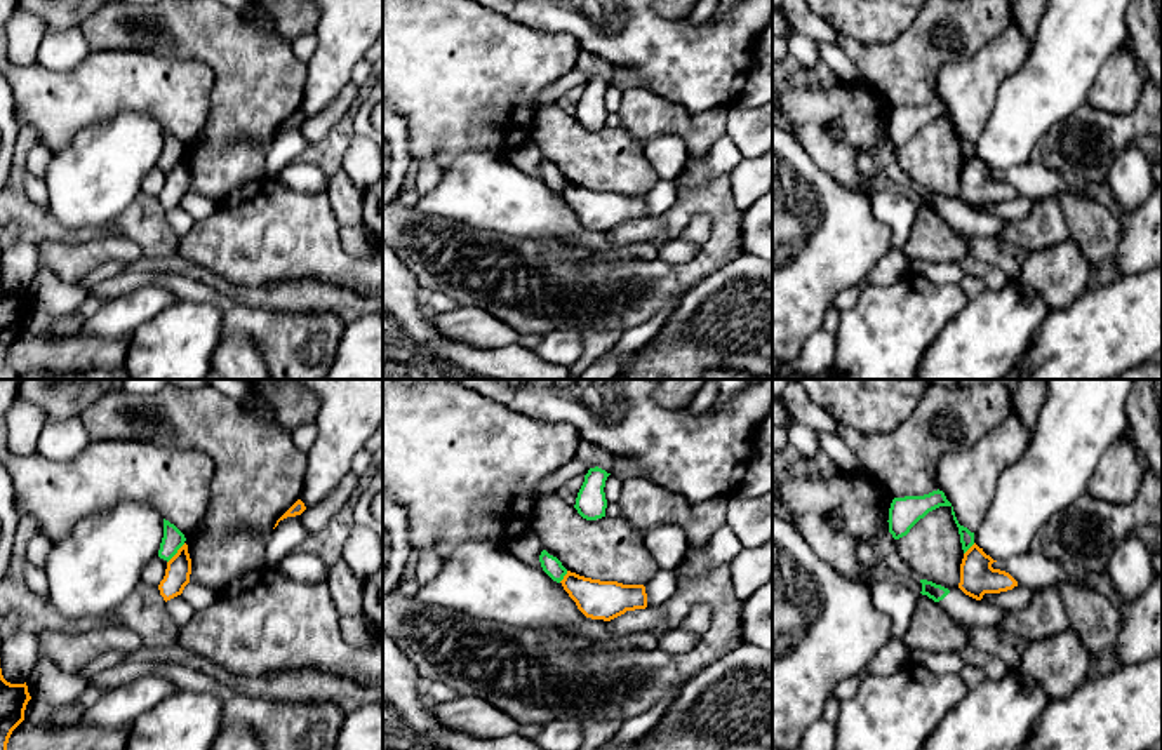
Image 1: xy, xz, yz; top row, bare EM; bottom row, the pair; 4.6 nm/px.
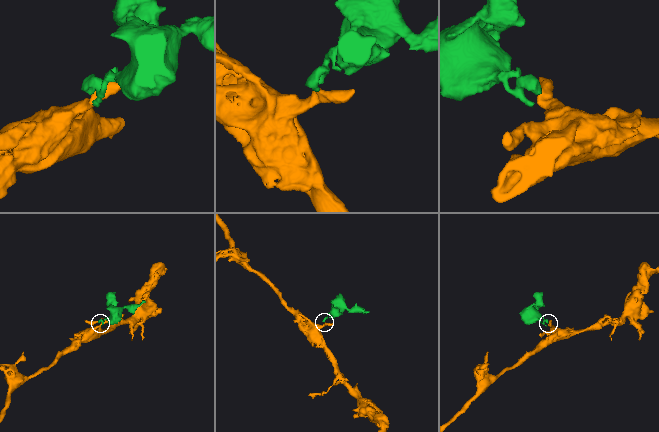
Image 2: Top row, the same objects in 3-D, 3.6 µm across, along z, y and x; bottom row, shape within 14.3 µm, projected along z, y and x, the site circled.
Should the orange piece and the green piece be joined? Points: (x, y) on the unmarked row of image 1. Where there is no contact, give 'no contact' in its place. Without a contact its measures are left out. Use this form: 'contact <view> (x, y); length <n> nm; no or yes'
contact xy (176, 164); length 130 nm; no

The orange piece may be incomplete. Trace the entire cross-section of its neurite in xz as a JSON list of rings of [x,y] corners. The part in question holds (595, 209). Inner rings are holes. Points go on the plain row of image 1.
[[[567,181],[560,191],[578,219],[591,230],[611,231],[626,221],[645,219],[647,204],[644,195],[623,195],[600,191]]]

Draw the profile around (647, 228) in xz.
[[[663,216],[626,221],[624,224],[611,230],[612,249],[609,252],[600,252],[598,256],[611,258],[626,244],[652,240],[663,233],[666,233]]]

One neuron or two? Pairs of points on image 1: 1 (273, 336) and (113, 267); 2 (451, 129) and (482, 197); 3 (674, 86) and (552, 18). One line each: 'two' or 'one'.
1: two
2: two
3: one

